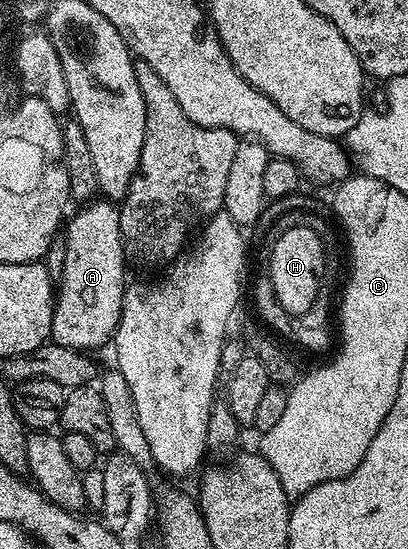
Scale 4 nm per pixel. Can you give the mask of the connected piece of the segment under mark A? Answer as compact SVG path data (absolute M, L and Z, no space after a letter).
M99 198L80 208L83 209L65 224L65 270L53 300L55 313L50 339L67 348L90 350L101 347L106 340L108 343L119 329L125 257L118 207L106 198Z

